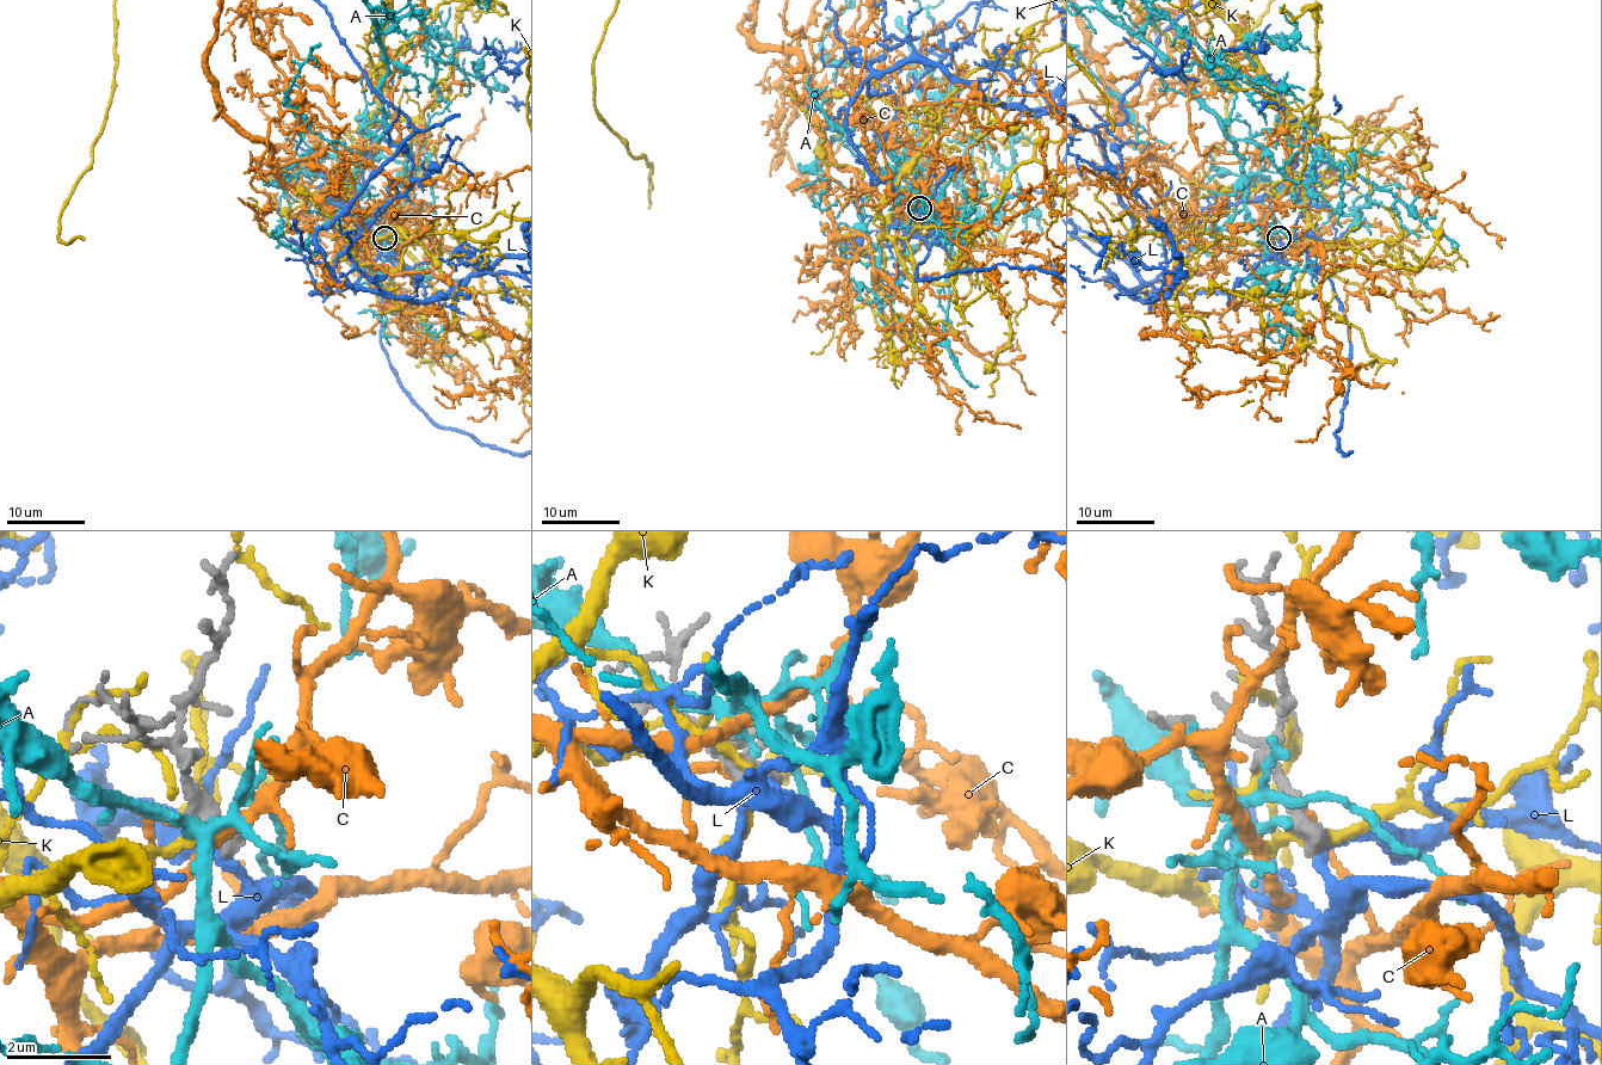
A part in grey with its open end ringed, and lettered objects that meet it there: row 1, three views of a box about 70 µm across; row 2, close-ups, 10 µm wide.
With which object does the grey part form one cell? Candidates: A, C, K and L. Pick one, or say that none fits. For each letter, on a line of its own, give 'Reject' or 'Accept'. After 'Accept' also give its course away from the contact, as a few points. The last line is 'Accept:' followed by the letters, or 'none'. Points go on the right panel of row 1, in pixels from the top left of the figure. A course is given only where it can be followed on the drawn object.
A: Reject
C: Reject
K: Reject
L: Accept
Accept: L

